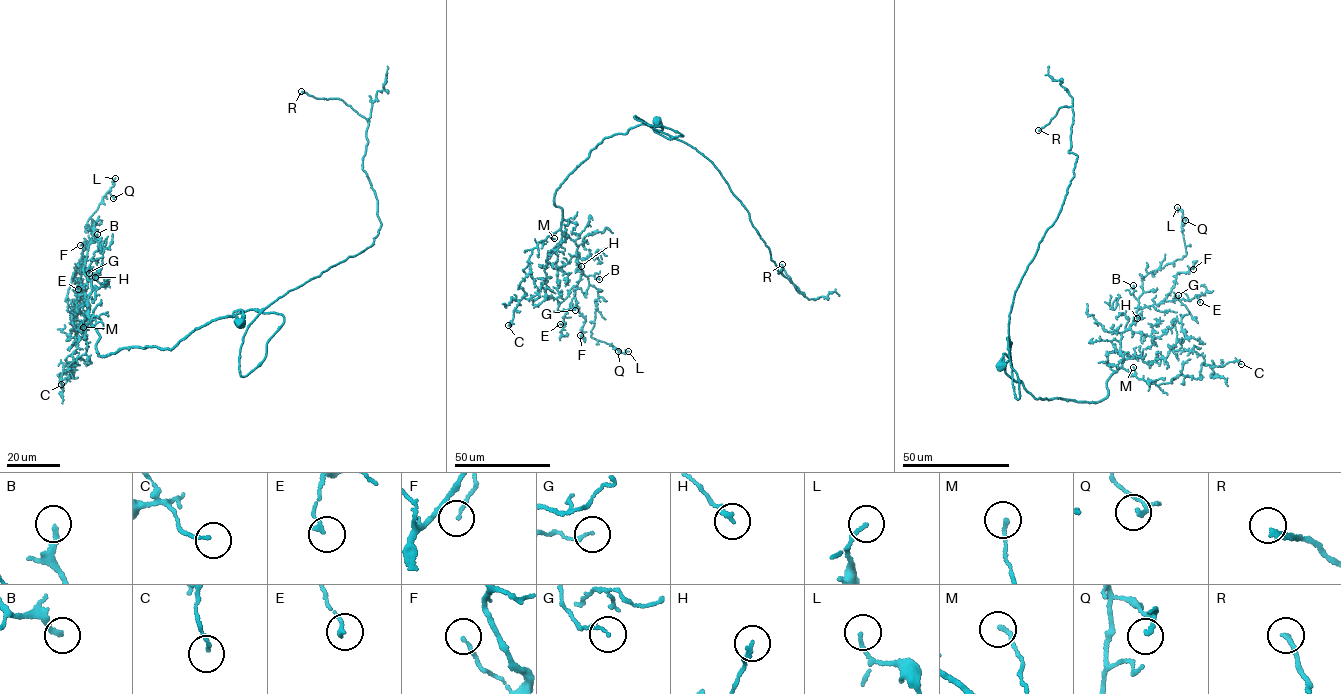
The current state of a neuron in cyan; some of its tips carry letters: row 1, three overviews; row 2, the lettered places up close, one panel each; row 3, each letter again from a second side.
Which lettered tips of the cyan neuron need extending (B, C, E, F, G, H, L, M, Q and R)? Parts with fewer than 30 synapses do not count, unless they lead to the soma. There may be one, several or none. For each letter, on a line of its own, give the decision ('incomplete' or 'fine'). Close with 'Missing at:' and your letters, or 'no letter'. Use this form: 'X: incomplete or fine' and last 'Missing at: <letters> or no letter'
B: incomplete
C: fine
E: fine
F: fine
G: fine
H: fine
L: fine
M: fine
Q: fine
R: incomplete
Missing at: B, R

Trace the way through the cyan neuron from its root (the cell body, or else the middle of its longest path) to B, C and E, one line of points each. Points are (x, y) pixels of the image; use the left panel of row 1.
B: (239, 324), (240, 310), (171, 349), (98, 354), (83, 270), (97, 234)
C: (239, 324), (240, 310), (171, 349), (102, 356), (88, 323), (84, 354), (61, 384)
E: (239, 324), (240, 310), (171, 349), (102, 356), (85, 261), (75, 271), (78, 289)

